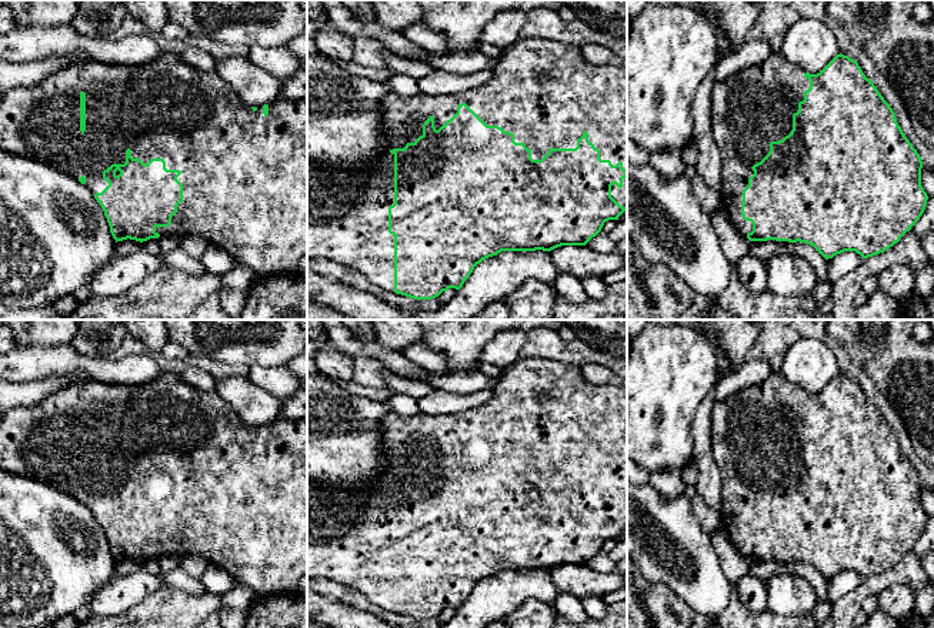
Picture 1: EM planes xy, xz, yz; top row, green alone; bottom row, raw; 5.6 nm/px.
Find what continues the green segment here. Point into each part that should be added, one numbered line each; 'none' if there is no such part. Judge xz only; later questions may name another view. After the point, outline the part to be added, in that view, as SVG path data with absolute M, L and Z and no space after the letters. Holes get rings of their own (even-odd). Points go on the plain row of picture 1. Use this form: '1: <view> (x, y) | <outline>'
1: xz (347, 531) | M534 357L518 358L508 365L493 392L481 407L456 414L398 415L387 411L383 415L383 451L387 470L364 491L340 491L307 481L307 581L313 578L331 579L347 588L358 589L371 602L394 611L394 555L388 552L388 527L394 524L394 474L393 468L404 468L423 455L423 444L430 435L438 450L466 422L487 445L498 445L514 454L516 462L524 462L531 470L533 480L541 480L550 468L576 468L584 451L588 461L600 470L601 480L618 481L627 490L627 390L613 384L594 384L586 380L578 365L557 360Z

